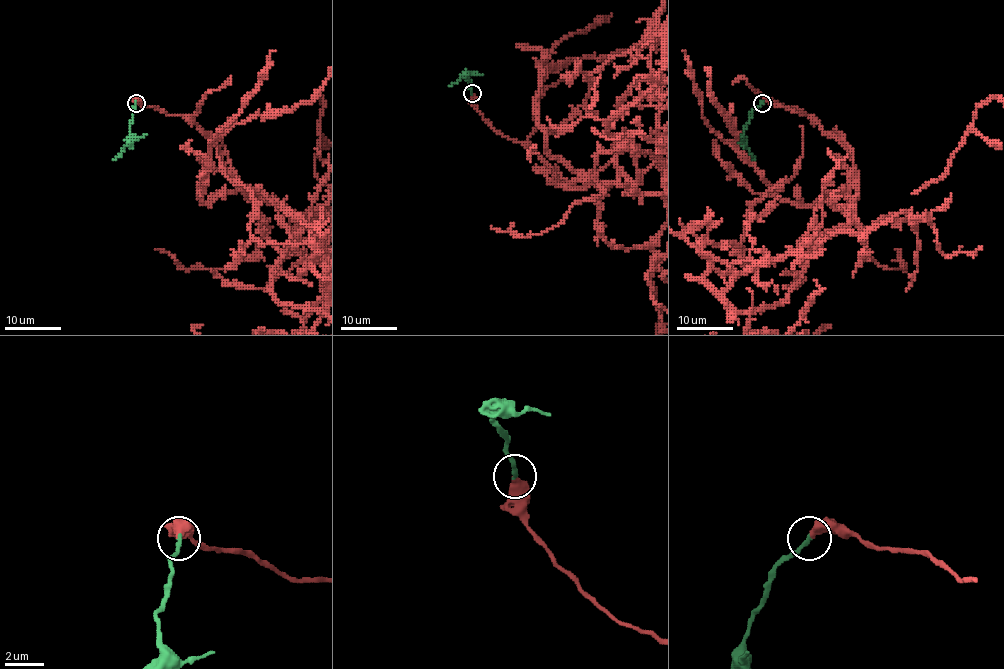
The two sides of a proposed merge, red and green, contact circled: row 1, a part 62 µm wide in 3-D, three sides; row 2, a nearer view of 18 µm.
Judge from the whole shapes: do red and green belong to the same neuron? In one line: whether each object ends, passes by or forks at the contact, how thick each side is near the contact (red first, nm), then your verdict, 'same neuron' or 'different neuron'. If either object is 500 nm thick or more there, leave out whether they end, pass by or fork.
red ends | green ends | 480/190 nm | same neuron

